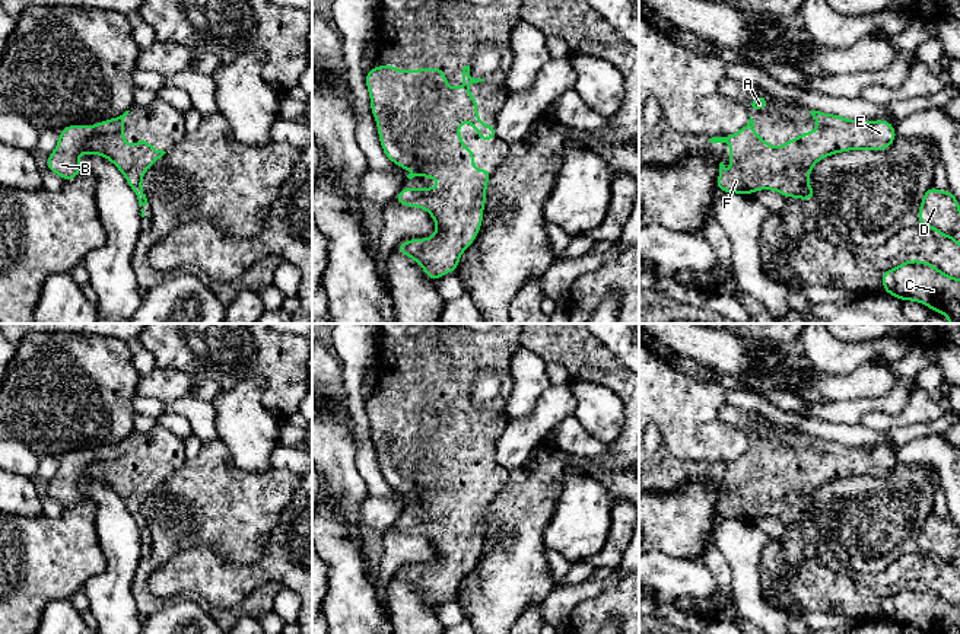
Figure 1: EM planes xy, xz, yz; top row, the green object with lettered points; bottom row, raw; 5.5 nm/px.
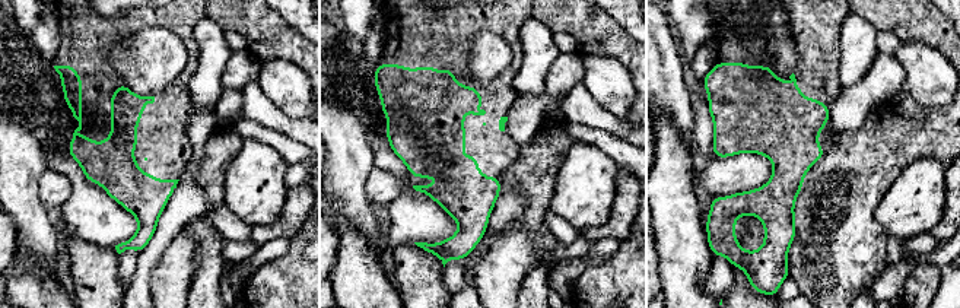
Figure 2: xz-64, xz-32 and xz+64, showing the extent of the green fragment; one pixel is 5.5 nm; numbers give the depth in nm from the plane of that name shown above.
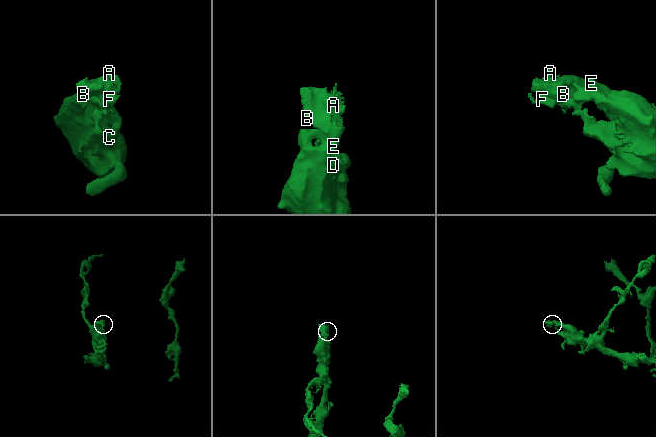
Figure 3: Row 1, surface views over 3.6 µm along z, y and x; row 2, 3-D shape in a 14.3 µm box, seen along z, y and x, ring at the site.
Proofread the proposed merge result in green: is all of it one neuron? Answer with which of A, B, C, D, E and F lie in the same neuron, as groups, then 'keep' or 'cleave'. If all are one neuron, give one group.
A B C D E F | keep

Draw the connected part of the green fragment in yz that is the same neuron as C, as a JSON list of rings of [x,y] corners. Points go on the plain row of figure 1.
[[[919,586],[905,587],[881,600],[883,617],[899,627],[928,634],[960,634],[960,606]]]

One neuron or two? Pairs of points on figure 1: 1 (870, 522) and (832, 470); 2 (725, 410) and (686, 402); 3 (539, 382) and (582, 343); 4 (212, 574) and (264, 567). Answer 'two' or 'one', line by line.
1: two
2: two
3: two
4: one

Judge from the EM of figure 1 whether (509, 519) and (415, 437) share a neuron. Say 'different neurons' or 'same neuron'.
different neurons

